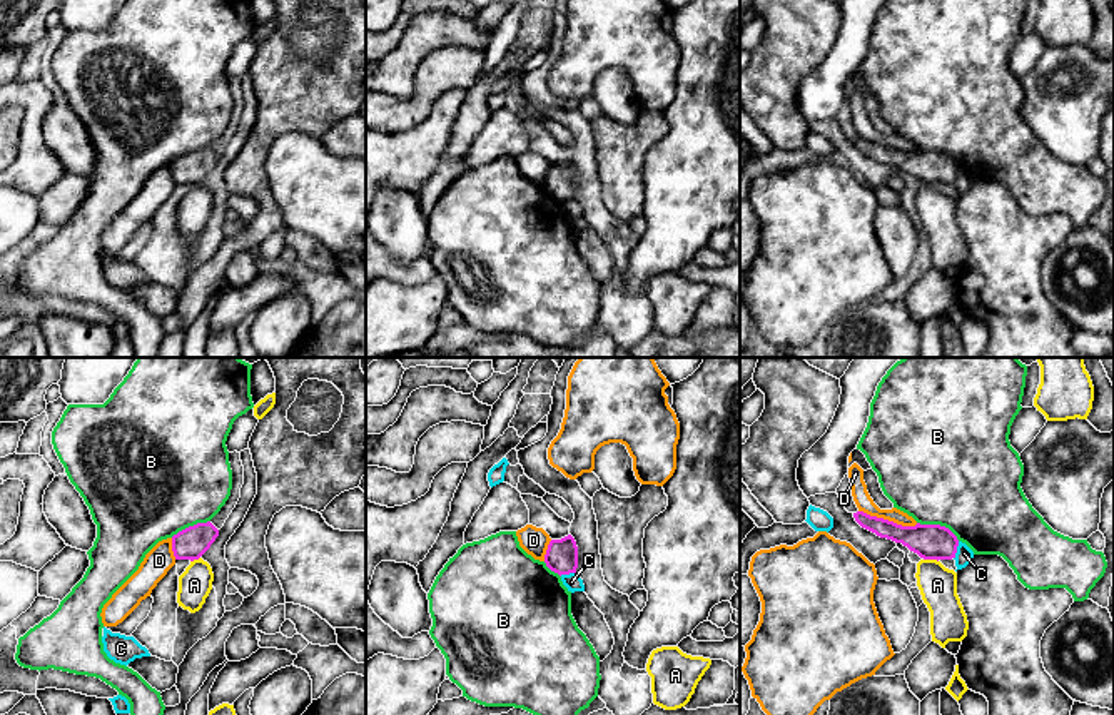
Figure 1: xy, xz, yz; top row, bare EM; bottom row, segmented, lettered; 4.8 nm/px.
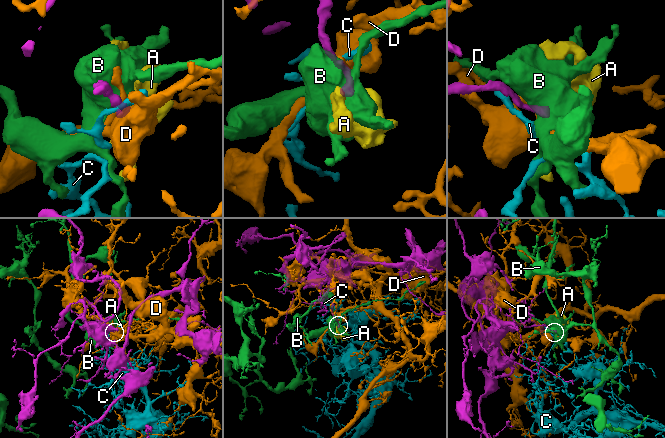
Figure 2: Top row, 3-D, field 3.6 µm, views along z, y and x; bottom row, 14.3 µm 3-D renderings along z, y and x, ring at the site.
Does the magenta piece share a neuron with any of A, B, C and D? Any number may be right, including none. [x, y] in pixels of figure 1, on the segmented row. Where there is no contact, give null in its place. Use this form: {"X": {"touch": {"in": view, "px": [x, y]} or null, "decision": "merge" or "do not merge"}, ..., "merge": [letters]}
{"A": {"touch": {"in": "yz", "px": [931, 558]}, "decision": "do not merge"}, "B": {"touch": {"in": "yz", "px": [939, 525]}, "decision": "do not merge"}, "C": {"touch": {"in": "yz", "px": [956, 550]}, "decision": "do not merge"}, "D": {"touch": {"in": "yz", "px": [887, 520]}, "decision": "do not merge"}, "merge": []}

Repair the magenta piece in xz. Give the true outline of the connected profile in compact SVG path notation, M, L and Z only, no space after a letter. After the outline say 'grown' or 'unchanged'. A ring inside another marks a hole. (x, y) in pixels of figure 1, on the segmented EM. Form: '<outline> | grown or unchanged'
M571 535L561 540L551 540L544 555L546 566L561 575L576 573L578 546Z | unchanged

